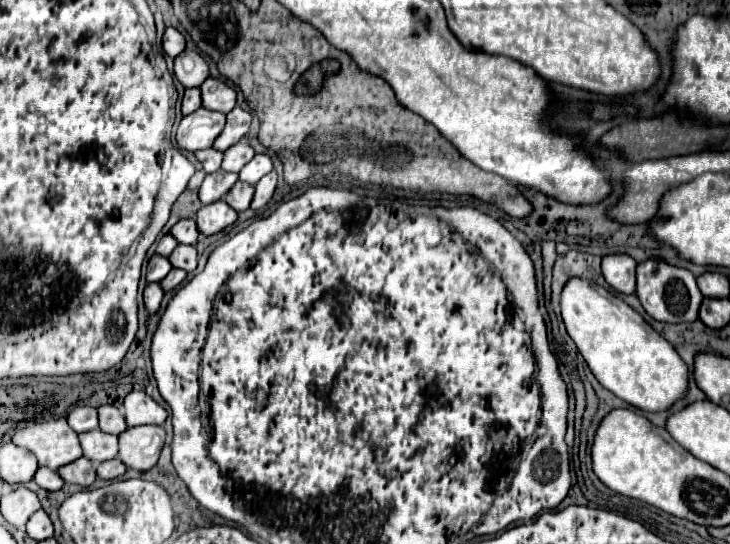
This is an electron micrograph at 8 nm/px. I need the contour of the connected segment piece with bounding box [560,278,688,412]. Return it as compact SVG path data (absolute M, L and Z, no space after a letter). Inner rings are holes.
M572 278L560 296L562 318L596 380L614 396L644 412L664 412L688 394L688 366L644 318L606 288Z

